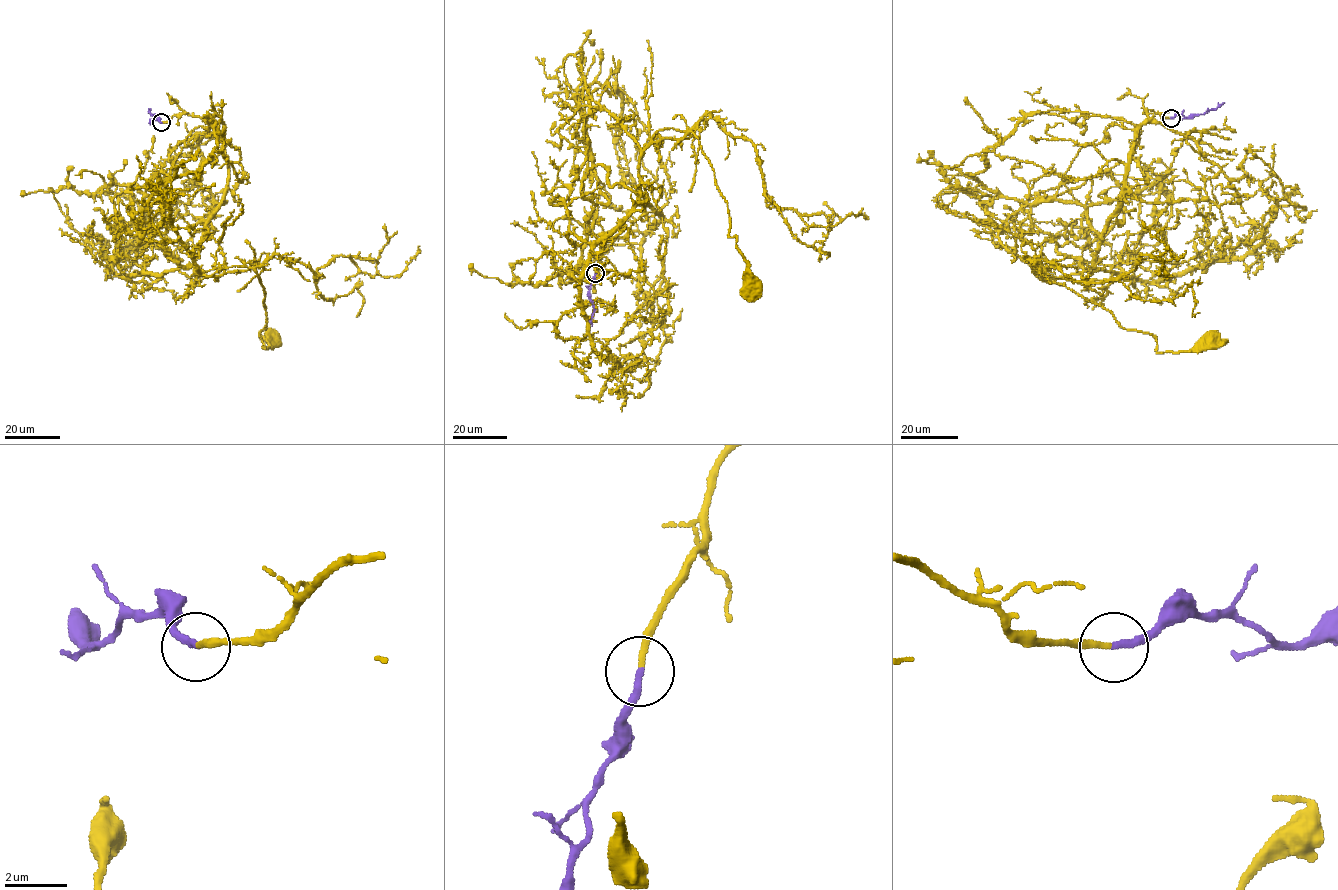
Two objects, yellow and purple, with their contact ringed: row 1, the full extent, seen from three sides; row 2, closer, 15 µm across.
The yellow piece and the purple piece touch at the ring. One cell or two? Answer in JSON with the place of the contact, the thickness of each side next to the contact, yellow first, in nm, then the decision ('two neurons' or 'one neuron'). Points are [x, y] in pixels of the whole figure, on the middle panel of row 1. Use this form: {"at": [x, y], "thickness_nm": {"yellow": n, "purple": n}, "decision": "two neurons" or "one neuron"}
{"at": [595, 273], "thickness_nm": {"yellow": 200, "purple": 240}, "decision": "one neuron"}

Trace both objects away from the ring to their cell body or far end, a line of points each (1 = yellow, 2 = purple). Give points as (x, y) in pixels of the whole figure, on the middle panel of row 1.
1: (595, 273), (607, 248), (639, 243), (663, 218), (642, 191), (639, 154), (690, 131), (724, 196), (749, 287)
2: (595, 273), (589, 296), (594, 308), (591, 326)

